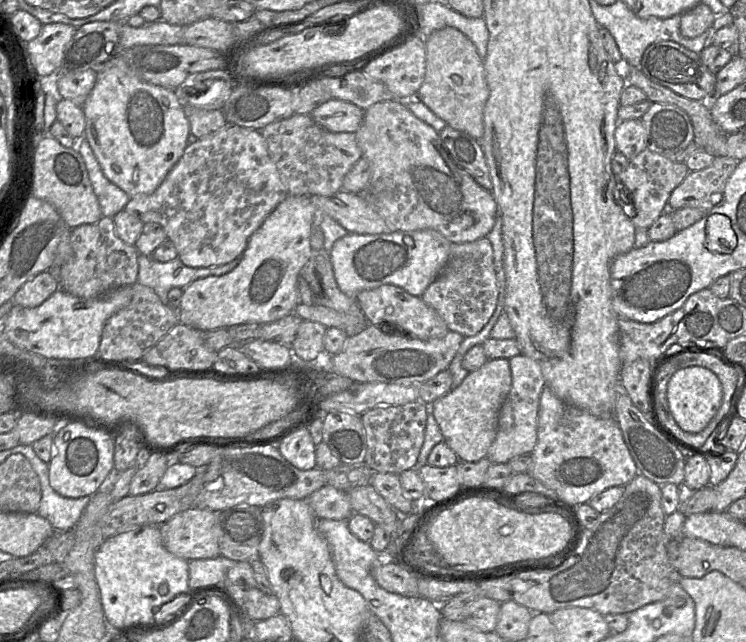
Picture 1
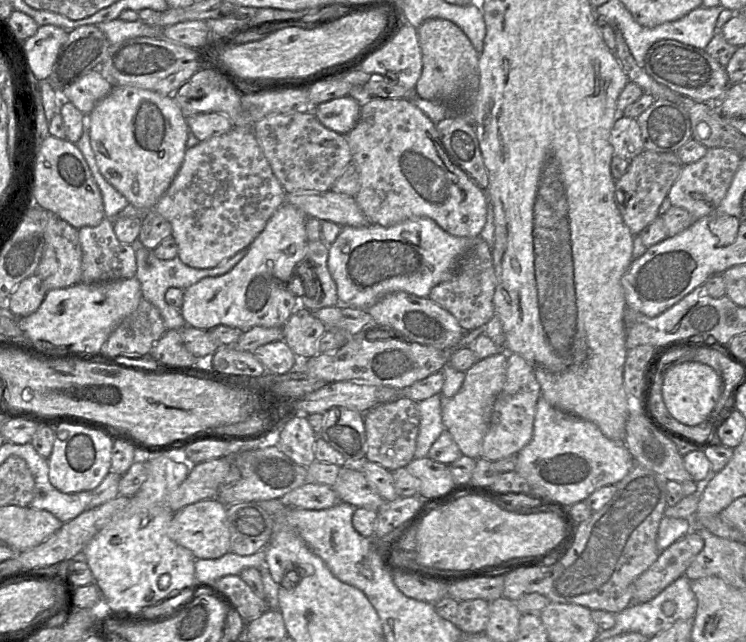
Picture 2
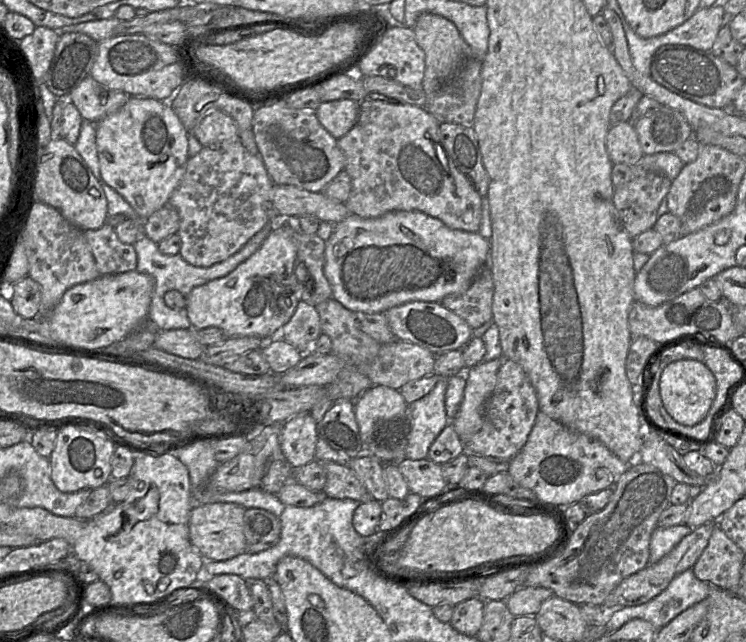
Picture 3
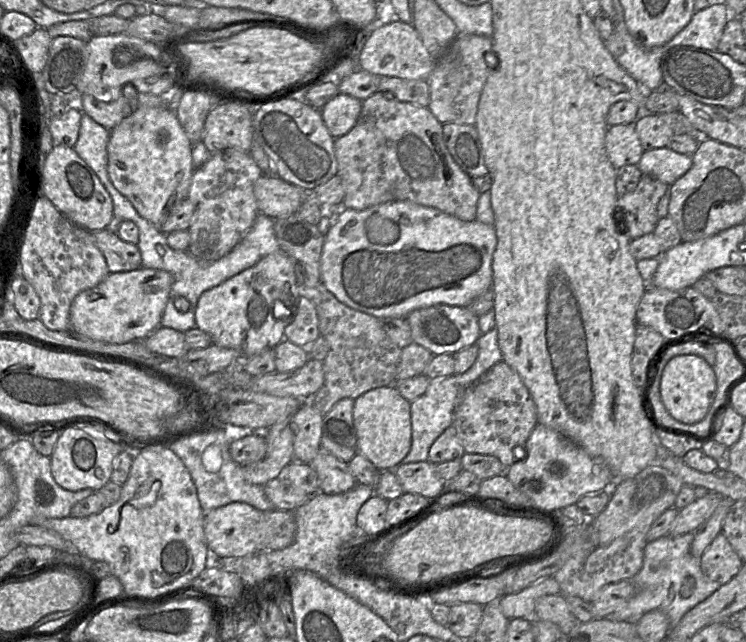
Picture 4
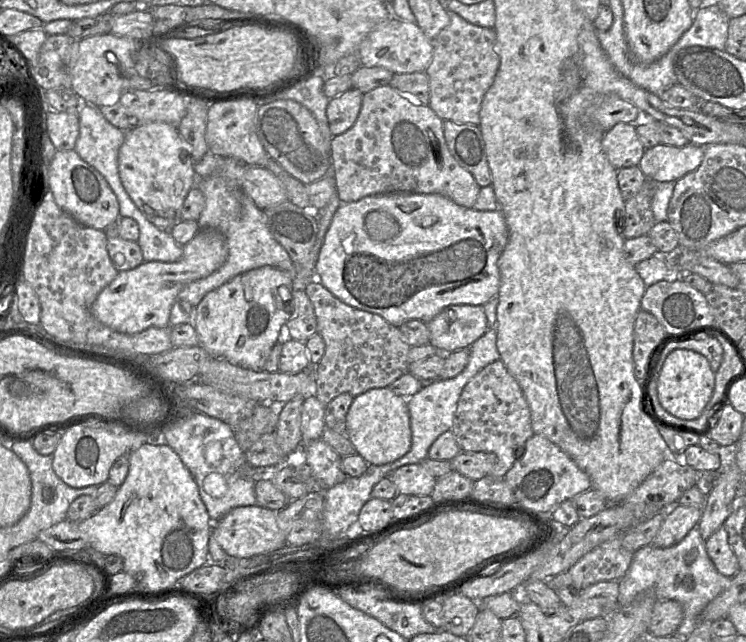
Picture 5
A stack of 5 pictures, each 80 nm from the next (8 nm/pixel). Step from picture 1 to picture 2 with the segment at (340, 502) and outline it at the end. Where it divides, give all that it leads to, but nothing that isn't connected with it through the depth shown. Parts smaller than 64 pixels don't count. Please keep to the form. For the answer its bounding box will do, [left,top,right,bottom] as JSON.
[281,483,340,510]

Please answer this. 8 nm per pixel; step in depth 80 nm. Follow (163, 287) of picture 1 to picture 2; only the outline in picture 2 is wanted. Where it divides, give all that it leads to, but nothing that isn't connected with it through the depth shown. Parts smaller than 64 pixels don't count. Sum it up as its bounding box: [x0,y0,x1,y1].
[136,240,247,330]

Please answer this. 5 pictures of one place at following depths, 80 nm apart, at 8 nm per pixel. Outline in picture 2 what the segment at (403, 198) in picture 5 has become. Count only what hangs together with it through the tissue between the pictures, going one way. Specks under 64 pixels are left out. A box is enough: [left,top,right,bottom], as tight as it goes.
[327,218,475,309]

